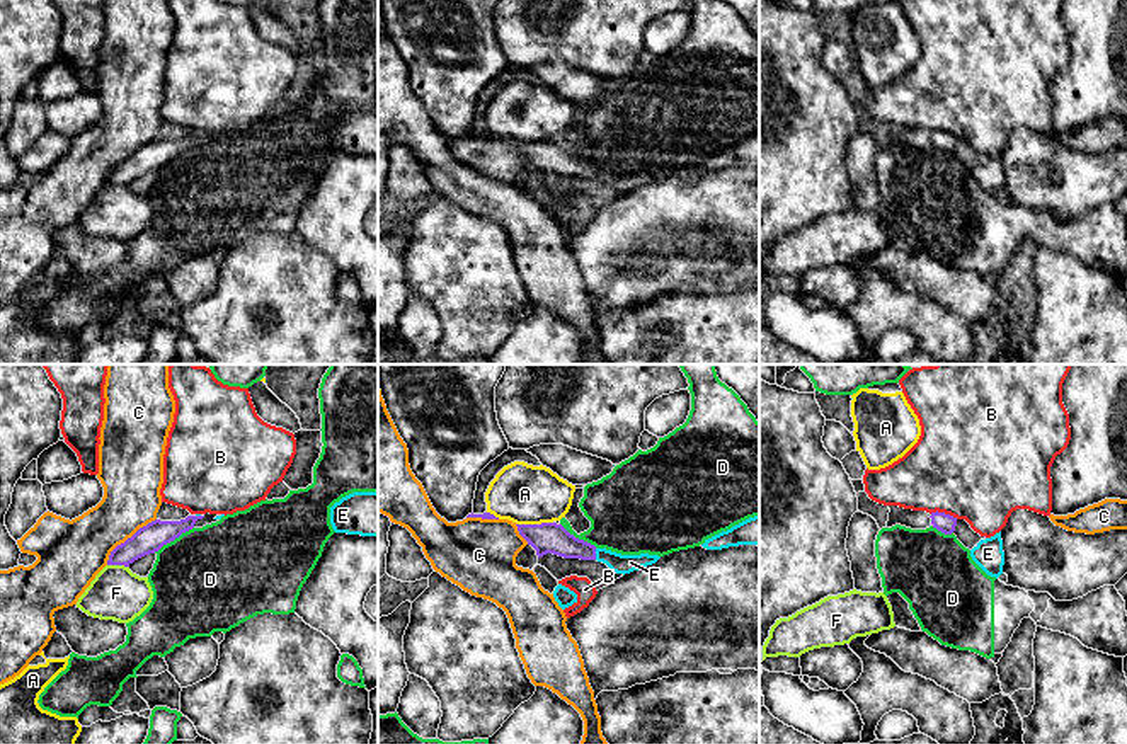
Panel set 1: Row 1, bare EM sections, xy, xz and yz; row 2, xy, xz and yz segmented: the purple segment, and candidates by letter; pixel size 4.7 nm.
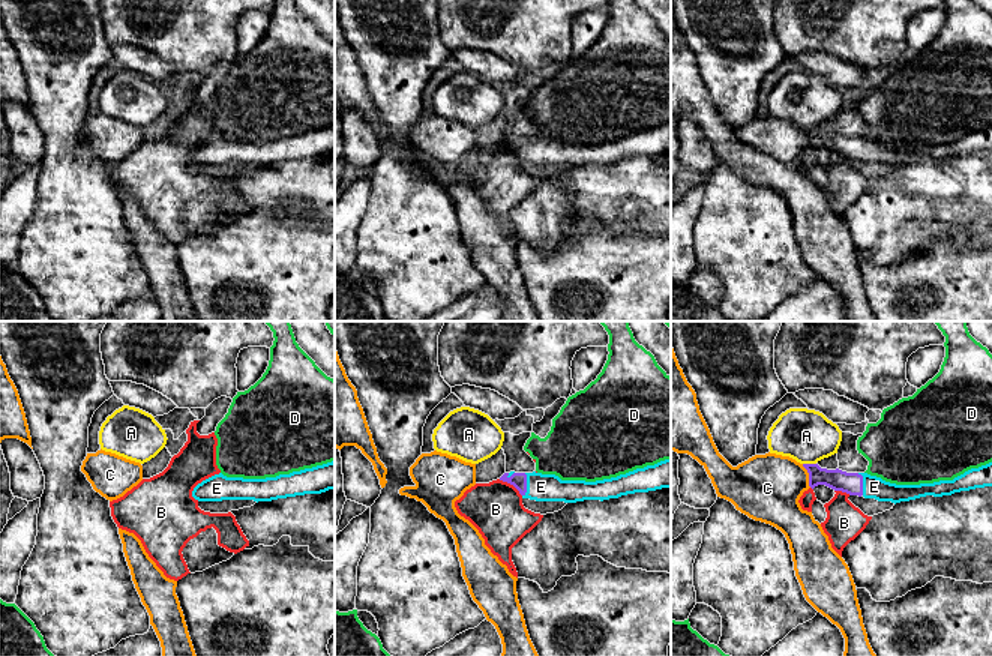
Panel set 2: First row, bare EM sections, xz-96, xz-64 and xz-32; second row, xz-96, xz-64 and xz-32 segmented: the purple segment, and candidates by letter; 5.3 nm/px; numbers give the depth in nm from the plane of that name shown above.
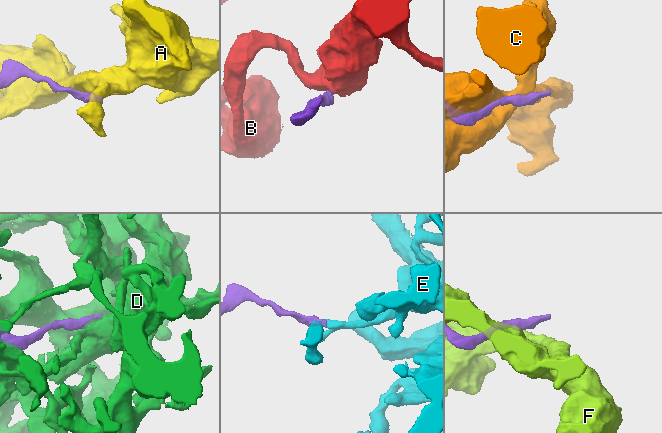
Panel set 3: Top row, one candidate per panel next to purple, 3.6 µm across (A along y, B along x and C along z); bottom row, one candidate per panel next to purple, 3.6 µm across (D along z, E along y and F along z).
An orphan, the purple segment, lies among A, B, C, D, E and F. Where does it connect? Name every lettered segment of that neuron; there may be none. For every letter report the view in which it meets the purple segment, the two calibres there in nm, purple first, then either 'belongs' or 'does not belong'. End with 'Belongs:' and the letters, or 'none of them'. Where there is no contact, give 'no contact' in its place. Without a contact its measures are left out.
A: meets purple in xz; 140 nm thick on the purple side, 280 nm on the other; does not belong
B: meets purple in yz; 90 nm thick on the purple side, 500 nm on the other; does not belong
C: meets purple in xy; 140 nm thick on the purple side, 300 nm on the other; does not belong
D: meets purple in xy; 140 nm thick on the purple side, 500 nm on the other; does not belong
E: meets purple in xz; 140 nm thick on the purple side, 100 nm on the other; belongs
F: meets purple in xy; 140 nm thick on the purple side, 240 nm on the other; does not belong
Belongs: E

